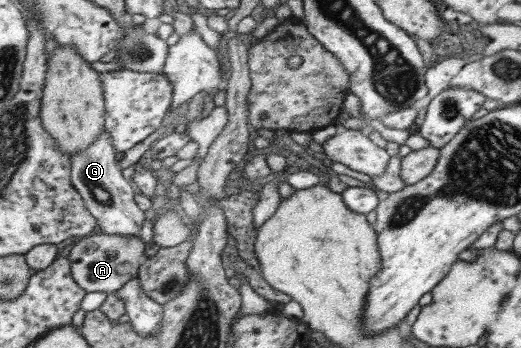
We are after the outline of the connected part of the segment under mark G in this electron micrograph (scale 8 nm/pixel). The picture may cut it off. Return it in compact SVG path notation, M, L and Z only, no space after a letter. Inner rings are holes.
M104 129L99 139L85 151L71 156L72 181L86 201L87 209L99 221L96 233L107 235L139 235L147 215L136 202L138 192L132 179L125 179L119 168L120 153L115 149L110 133Z

